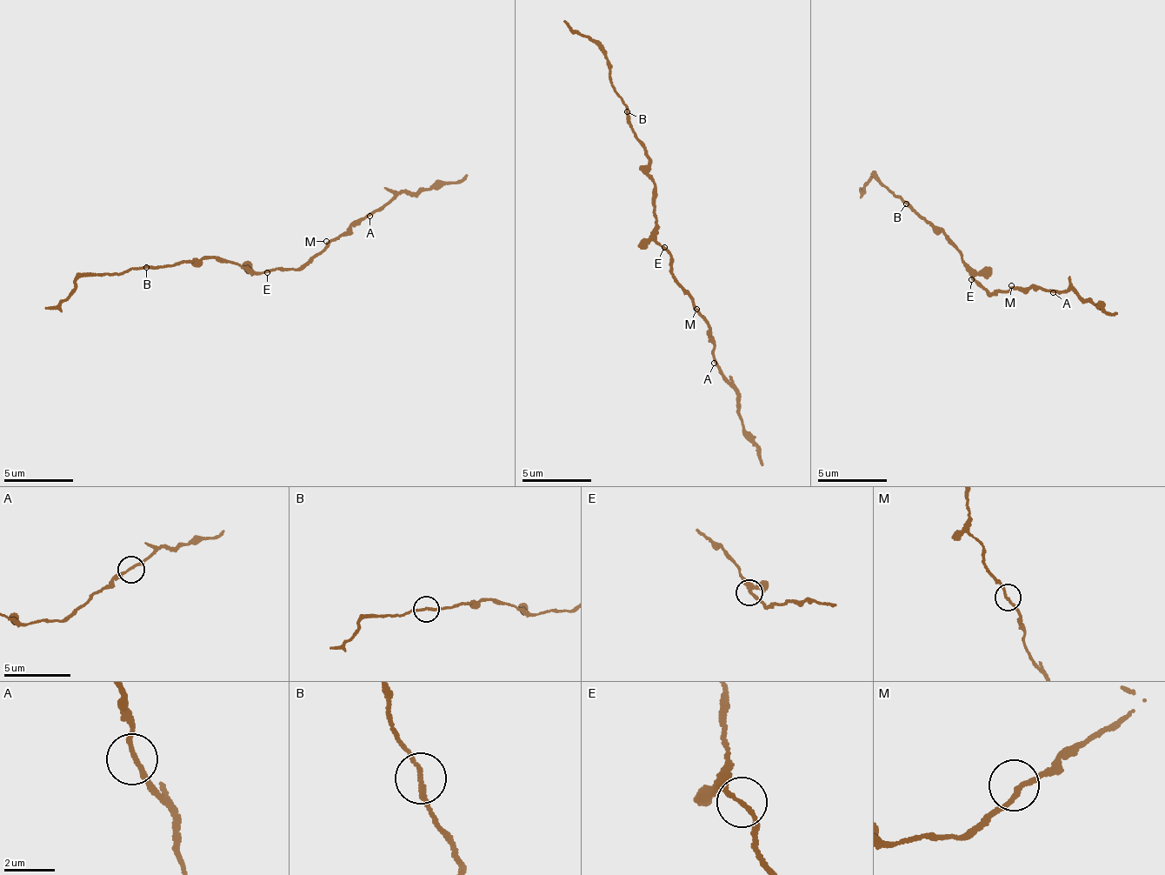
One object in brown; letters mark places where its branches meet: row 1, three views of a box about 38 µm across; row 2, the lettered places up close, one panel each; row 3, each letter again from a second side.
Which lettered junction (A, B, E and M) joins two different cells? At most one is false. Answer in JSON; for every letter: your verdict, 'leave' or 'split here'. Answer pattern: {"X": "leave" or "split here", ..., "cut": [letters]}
{"A": "leave", "B": "split here", "E": "leave", "M": "leave", "cut": ["B"]}

